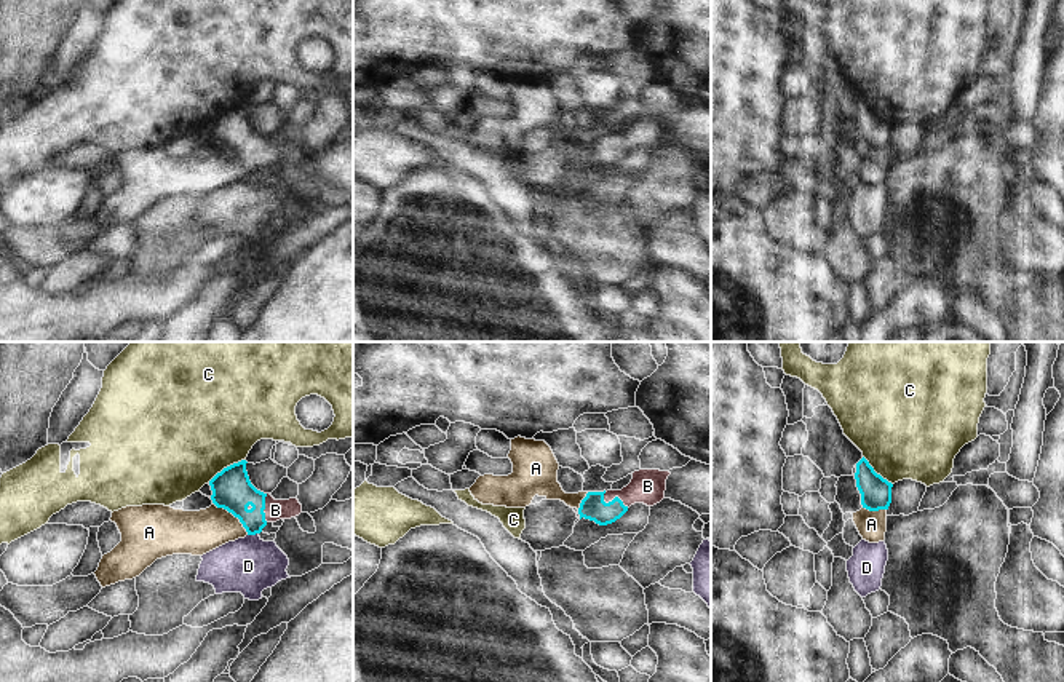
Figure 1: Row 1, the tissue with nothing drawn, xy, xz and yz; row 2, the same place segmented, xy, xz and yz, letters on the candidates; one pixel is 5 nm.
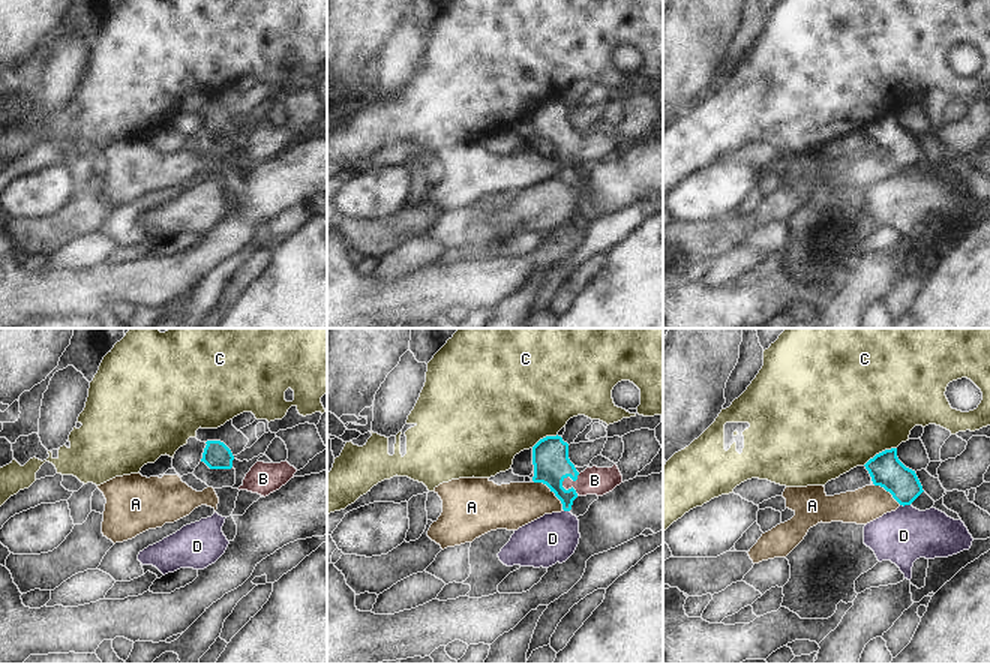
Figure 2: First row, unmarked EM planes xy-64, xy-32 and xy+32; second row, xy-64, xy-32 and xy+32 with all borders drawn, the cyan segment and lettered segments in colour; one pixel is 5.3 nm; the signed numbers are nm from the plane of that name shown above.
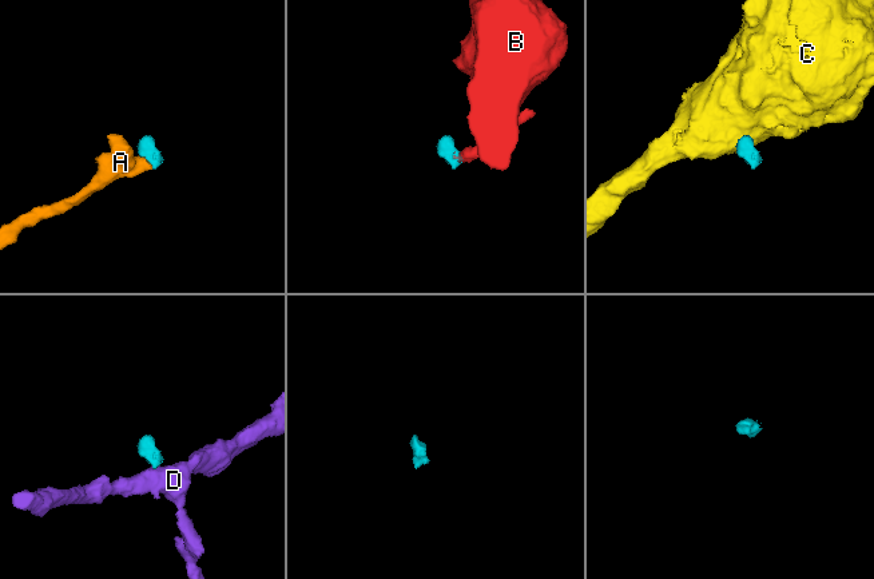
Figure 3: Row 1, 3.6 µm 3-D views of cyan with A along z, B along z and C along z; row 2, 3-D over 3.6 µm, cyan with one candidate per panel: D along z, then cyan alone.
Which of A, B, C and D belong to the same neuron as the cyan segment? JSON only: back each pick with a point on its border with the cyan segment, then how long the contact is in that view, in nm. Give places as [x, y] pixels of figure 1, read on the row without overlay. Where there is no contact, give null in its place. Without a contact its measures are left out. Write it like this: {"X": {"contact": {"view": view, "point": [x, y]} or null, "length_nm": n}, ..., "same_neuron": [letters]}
{"A": {"contact": {"view": "xy", "point": [234, 157]}, "length_nm": 240}, "B": {"contact": {"view": "xz", "point": [614, 141]}, "length_nm": 150}, "same_neuron": ["A", "B"]}

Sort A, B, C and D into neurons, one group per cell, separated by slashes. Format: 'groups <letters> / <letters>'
groups A B / C / D

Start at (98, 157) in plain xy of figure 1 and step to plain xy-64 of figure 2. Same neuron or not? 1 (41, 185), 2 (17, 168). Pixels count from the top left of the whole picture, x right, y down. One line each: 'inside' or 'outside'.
1: outside
2: inside

